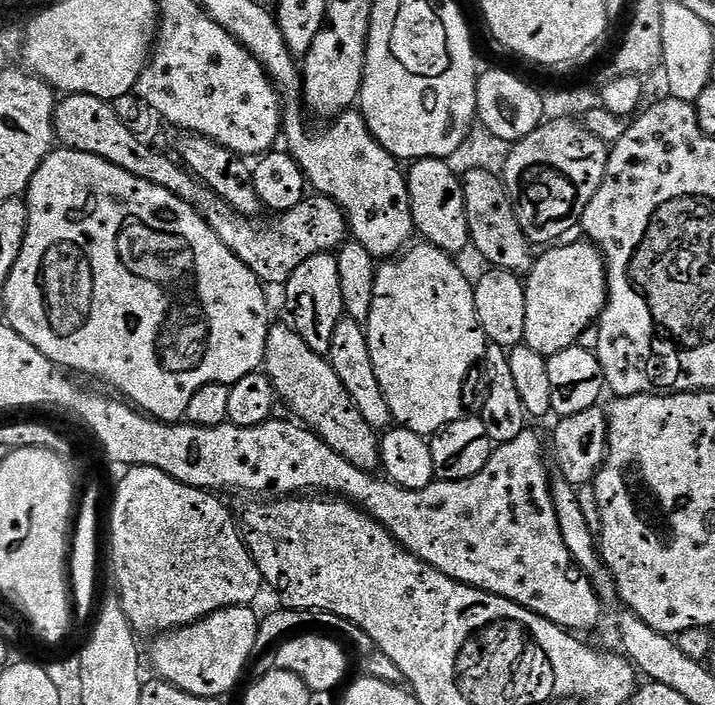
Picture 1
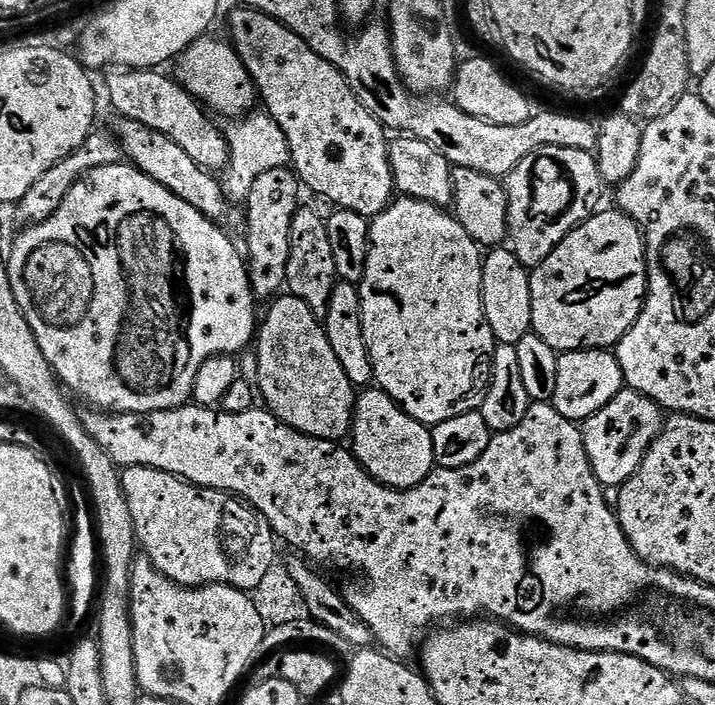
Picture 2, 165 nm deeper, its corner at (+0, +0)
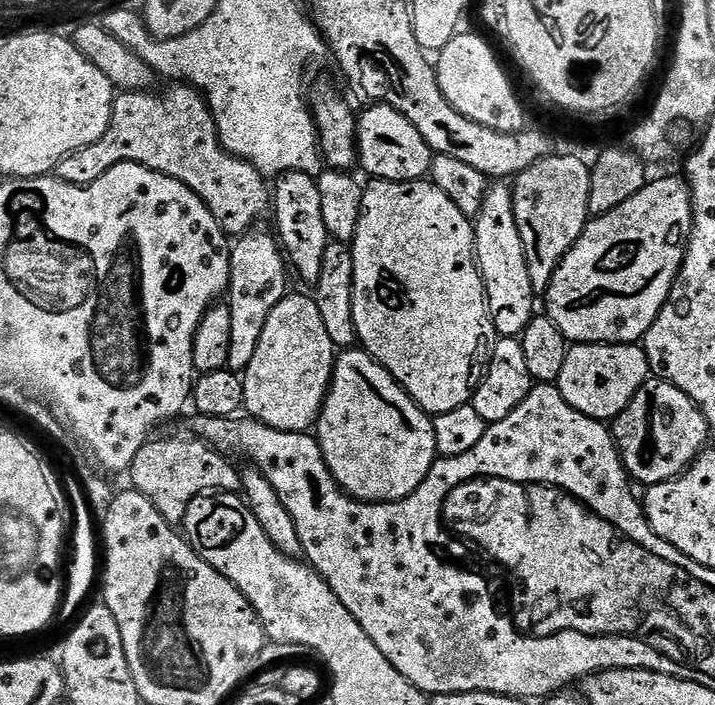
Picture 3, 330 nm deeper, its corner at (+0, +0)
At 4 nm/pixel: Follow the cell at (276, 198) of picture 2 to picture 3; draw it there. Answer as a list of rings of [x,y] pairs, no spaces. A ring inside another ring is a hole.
[[[256,231],[246,232],[231,245],[230,278],[226,293],[226,303],[230,308],[228,368],[241,374],[250,366],[254,350],[258,350],[258,338],[262,338],[262,330],[266,330],[270,310],[274,310],[274,306],[278,306],[278,302],[282,302],[282,298],[290,292],[288,288],[290,268],[279,239],[271,231],[268,231],[269,233]]]

